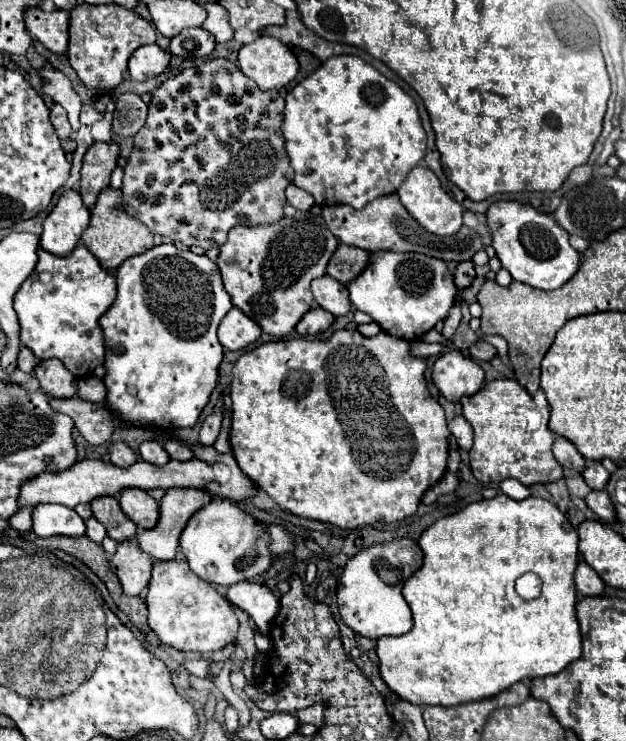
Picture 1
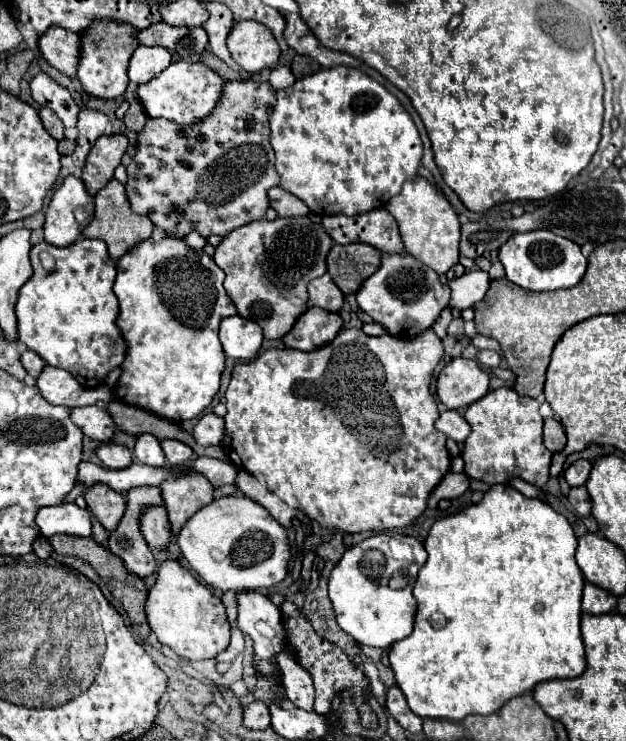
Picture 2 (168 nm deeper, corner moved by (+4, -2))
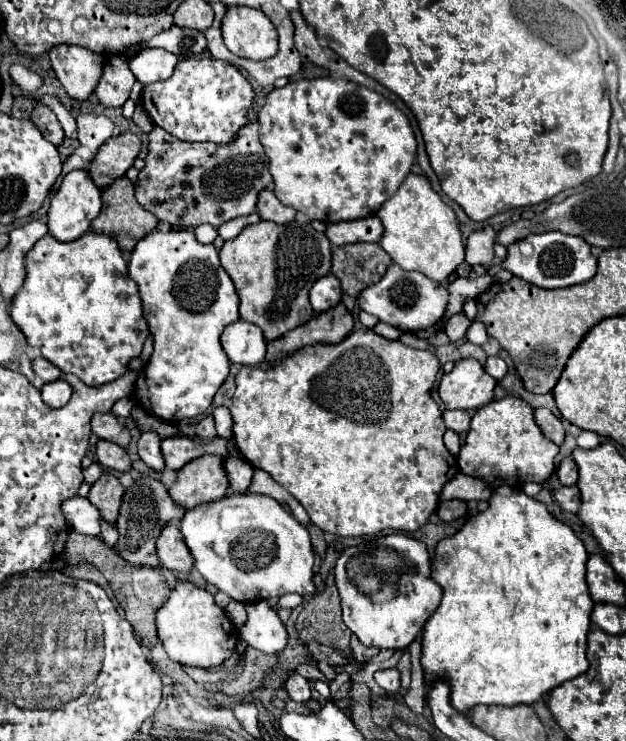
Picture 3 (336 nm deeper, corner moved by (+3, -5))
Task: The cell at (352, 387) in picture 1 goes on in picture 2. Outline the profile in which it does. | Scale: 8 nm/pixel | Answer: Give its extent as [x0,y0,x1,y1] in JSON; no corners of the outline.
[220,328,450,534]

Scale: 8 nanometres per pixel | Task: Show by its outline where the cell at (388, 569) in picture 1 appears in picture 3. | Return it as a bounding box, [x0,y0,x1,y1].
[335,533,443,649]

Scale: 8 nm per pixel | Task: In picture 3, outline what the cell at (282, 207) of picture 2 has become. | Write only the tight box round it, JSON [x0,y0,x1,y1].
[257,189,295,225]

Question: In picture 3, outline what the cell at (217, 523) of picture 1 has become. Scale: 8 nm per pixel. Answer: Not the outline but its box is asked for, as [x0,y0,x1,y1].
[181,493,315,601]

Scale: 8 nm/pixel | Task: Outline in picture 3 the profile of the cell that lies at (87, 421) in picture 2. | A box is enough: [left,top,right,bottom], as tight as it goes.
[91,413,131,447]

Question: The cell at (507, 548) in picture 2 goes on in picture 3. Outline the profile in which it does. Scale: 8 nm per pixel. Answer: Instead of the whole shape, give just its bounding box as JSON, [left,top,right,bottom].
[421,487,593,713]

